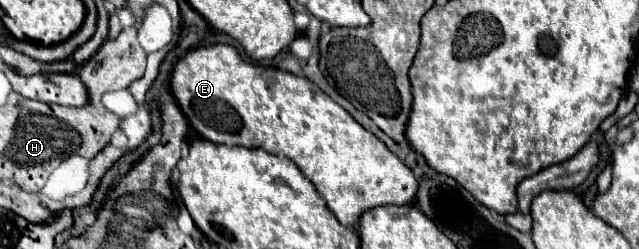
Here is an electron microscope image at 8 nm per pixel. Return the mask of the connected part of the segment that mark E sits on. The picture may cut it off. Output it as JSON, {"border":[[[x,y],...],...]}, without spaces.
{"border":[[[211,45],[189,49],[189,53],[175,63],[171,73],[171,91],[191,129],[195,129],[203,139],[223,145],[261,147],[295,161],[325,199],[329,211],[343,225],[355,227],[365,209],[377,205],[405,205],[415,197],[417,179],[413,171],[307,77],[249,63],[229,45]]]}

